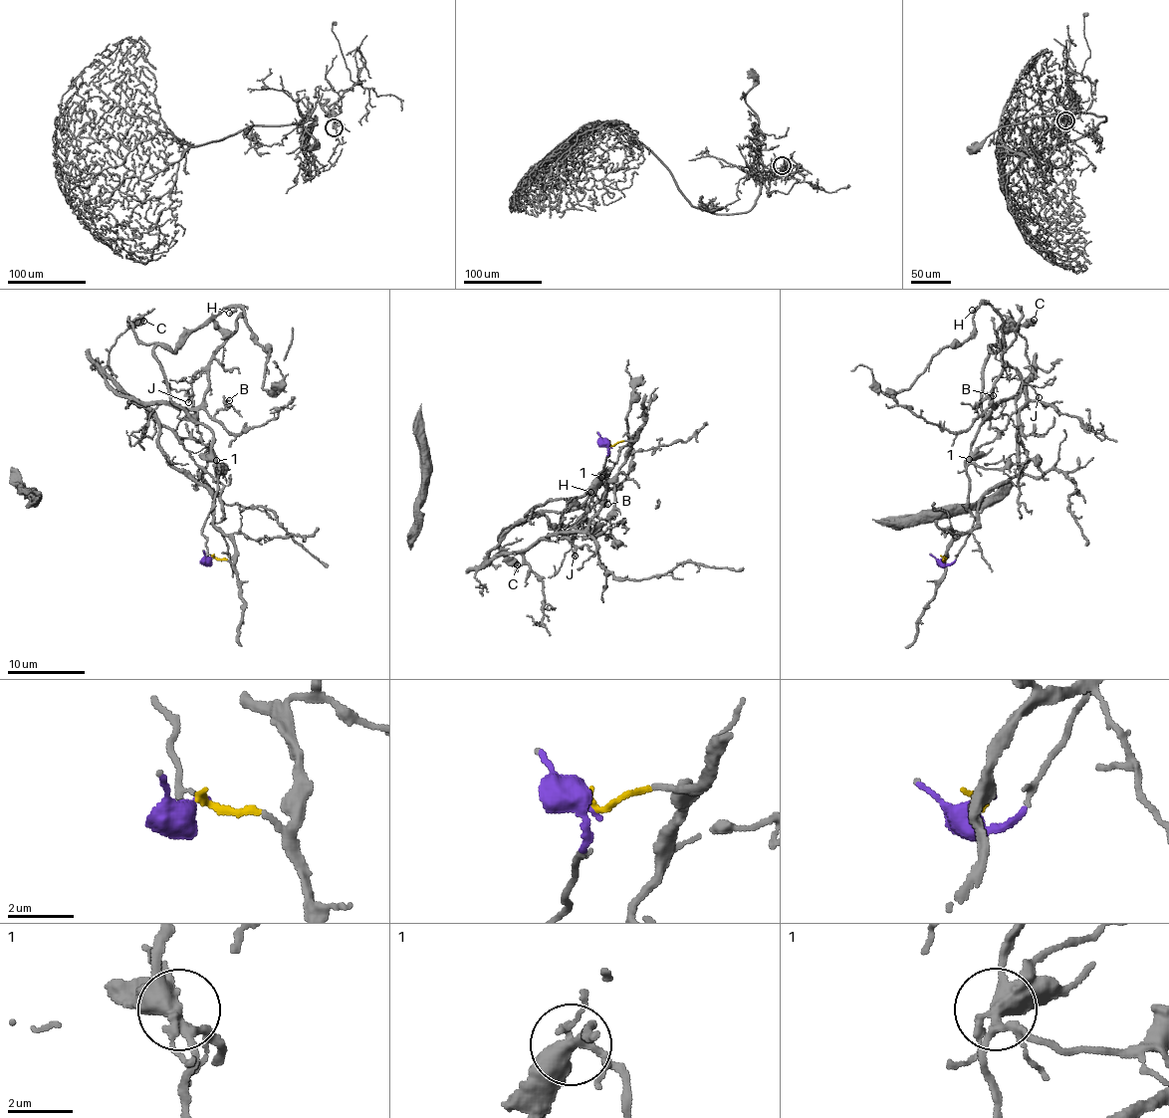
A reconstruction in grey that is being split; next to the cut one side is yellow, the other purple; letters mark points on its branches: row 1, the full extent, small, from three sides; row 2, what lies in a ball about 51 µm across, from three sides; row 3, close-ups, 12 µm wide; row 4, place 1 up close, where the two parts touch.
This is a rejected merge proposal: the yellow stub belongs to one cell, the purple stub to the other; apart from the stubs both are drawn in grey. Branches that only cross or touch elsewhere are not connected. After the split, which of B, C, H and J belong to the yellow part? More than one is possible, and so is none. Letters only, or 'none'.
B, J

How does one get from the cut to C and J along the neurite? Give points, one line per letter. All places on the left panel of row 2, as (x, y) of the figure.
C: (212, 557), (212, 432), (170, 399), (154, 342), (127, 320), (143, 321)
J: (212, 557), (235, 548), (212, 491), (107, 380), (195, 408), (201, 370), (188, 402)

